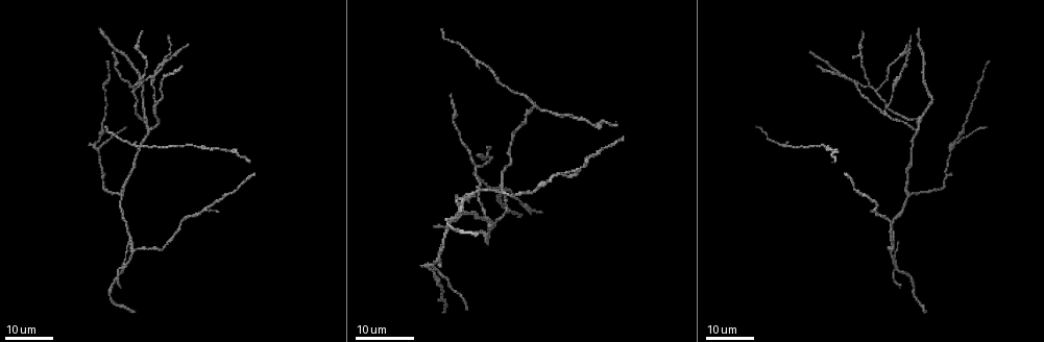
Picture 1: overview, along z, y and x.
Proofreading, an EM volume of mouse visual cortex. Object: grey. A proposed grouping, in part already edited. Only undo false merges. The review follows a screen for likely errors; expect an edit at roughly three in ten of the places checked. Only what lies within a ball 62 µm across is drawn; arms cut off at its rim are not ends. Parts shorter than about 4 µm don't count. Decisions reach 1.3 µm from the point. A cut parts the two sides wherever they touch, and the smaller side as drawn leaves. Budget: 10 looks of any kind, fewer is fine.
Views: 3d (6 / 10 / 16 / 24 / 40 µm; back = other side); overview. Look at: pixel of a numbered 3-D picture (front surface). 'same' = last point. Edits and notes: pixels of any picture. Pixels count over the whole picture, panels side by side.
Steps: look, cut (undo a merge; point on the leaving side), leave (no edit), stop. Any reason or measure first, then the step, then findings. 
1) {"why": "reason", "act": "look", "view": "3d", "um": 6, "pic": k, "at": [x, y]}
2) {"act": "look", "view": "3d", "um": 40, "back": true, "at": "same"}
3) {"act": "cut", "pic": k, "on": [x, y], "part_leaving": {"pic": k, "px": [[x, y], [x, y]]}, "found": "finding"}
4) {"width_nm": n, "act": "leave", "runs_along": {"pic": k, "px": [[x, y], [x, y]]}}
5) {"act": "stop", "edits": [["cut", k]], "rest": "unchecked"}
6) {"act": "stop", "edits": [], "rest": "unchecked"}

{"why": "three-way junction", "act": "look", "view": "3d", "um": 16, "pic": 1, "at": [911, 193]}

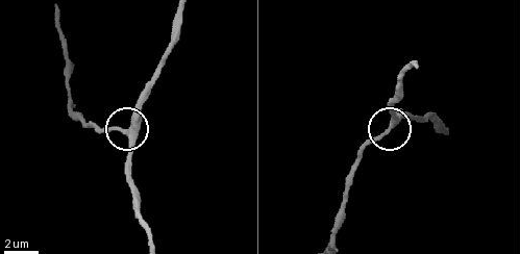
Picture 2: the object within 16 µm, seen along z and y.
{"act": "look", "view": "3d", "um": 6, "pic": 2, "at": [391, 127]}

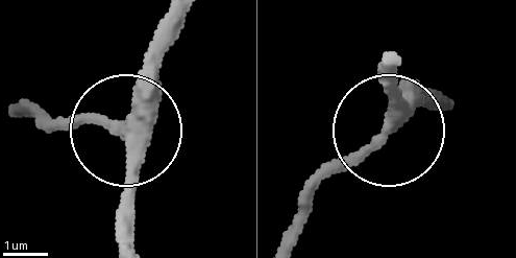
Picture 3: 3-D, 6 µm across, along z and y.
{"arms": 3, "act": "leave", "runs_along": {"pic": 3, "px": [[130, 237], [126, 139], [44, 124]]}, "found": "continuous, no second cell"}

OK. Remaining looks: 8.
{"why": "three-way junction", "act": "look", "view": "3d", "um": 16, "pic": 1, "at": [460, 200]}

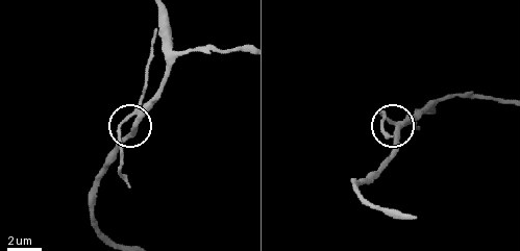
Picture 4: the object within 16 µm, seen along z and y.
{"act": "look", "view": "3d", "um": 6, "pic": 4, "at": [391, 122]}

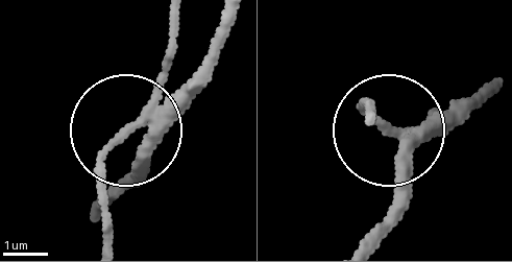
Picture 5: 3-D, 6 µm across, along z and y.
{"arms": 3, "act": "cut", "pic": 5, "on": [99, 152], "part_leaving": {"pic": 5, "px": [[152, 112], [174, 26]]}, "found": "a second cell is stuck on"}

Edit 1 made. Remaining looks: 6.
{"why": "redraw", "act": "look", "view": "overview"}

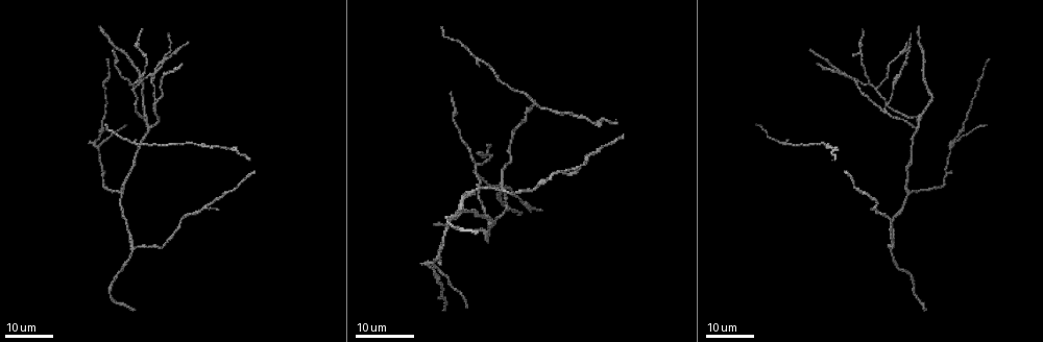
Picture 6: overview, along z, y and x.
{"why": "three arms meet", "act": "look", "view": "3d", "um": 16, "pic": 6, "at": [889, 250]}

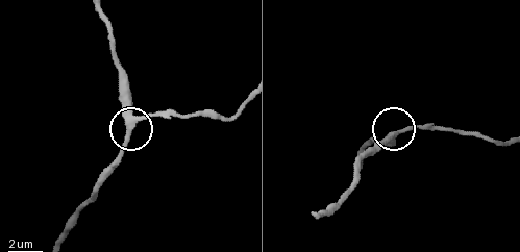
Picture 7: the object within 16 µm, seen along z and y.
{"why": "zoom in", "act": "look", "view": "3d", "um": 6, "pic": 7, "at": [128, 128]}

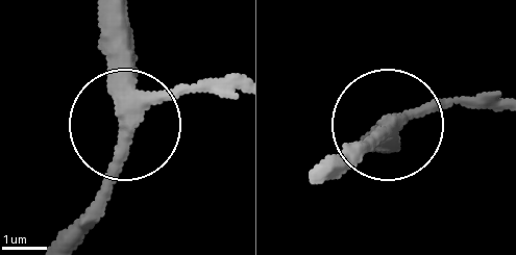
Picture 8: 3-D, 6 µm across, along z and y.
{"act": "look", "view": "3d", "um": 6, "back": true, "pic": 8, "at": [389, 125]}

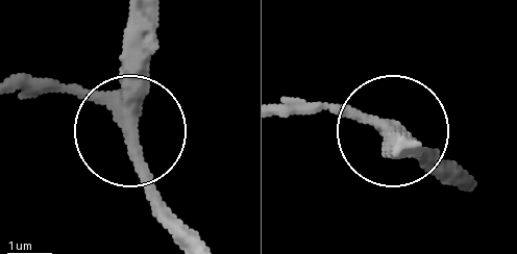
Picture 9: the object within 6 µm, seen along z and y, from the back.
{"arms": 3, "act": "leave", "runs_along": {"pic": 9, "px": [[284, 106], [362, 109], [425, 154]]}, "found": "one cell here"}

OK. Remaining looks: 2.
{"why": "branch point", "act": "look", "view": "3d", "um": 16, "pic": 6, "at": [98, 148]}

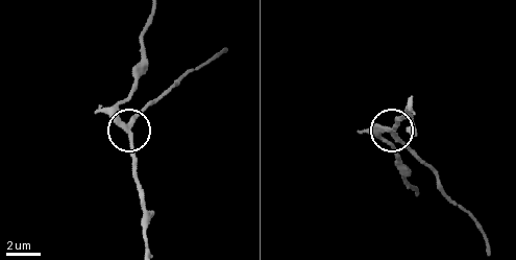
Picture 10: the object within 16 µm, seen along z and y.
{"act": "look", "view": "3d", "um": 10, "pic": 10, "at": [392, 135]}

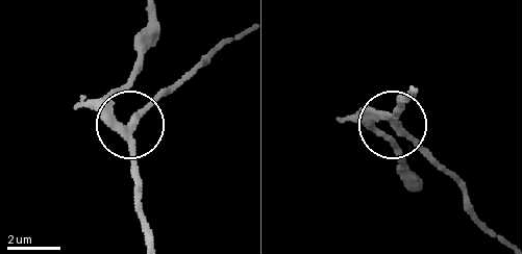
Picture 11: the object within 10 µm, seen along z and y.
{"act": "cut", "pic": 11, "on": [155, 103], "part_leaving": {"pic": 11, "px": [[133, 126], [200, 60], [241, 39]]}, "found": "two cells meet here"}

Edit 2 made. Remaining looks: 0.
{"act": "stop", "edits": [["cut", 5], ["cut", 11]], "rest": "unchecked"}

